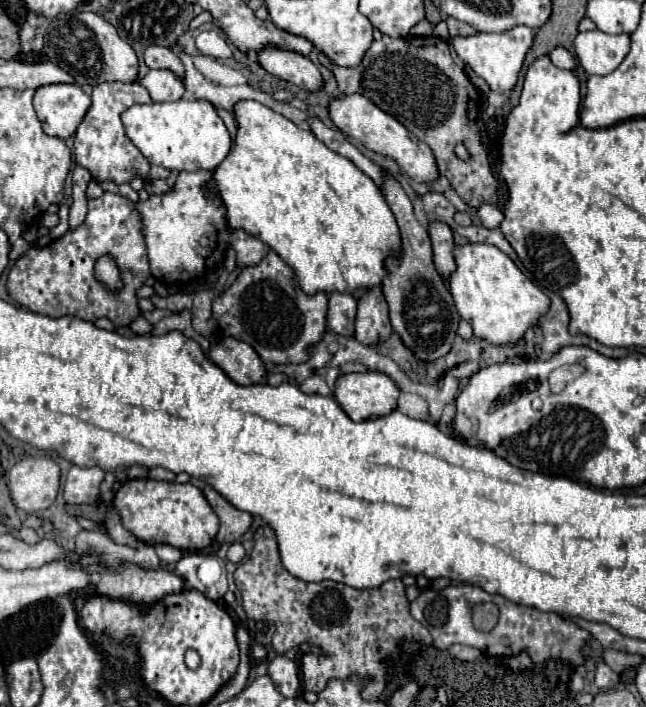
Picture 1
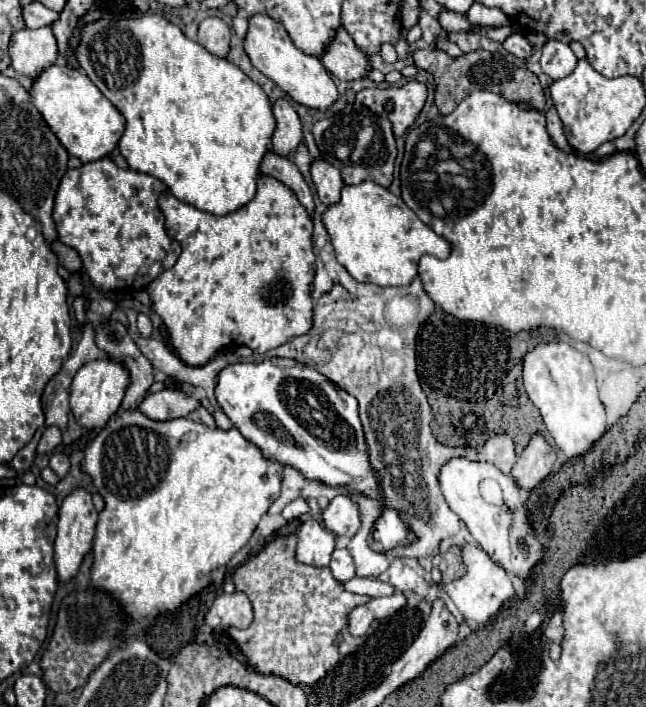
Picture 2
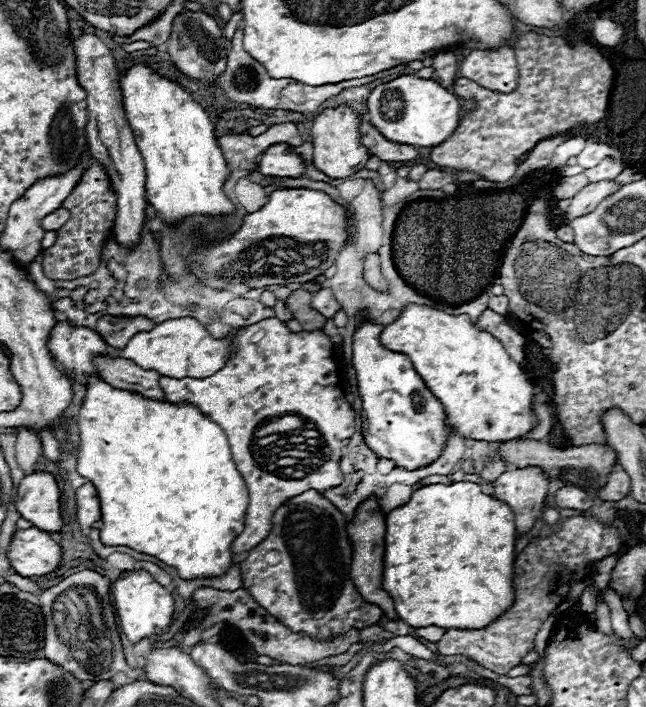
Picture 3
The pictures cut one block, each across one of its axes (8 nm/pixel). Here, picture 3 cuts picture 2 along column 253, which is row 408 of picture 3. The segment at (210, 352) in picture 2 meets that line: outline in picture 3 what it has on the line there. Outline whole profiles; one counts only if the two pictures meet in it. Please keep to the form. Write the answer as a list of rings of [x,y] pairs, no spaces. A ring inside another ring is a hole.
[[[266,318],[258,324],[242,328],[236,336],[236,348],[238,350],[234,358],[212,376],[198,380],[160,376],[160,388],[170,402],[188,400],[196,404],[202,414],[212,418],[228,436],[232,460],[242,474],[250,496],[246,526],[230,546],[234,554],[252,550],[256,544],[260,544],[260,540],[264,540],[264,536],[268,536],[272,530],[272,516],[286,500],[306,490],[324,494],[326,490],[340,486],[344,482],[344,474],[340,470],[342,448],[354,434],[354,412],[346,402],[338,382],[336,364],[332,358],[332,342],[322,330],[294,334],[278,318]],[[256,332],[262,332],[262,336],[256,338]],[[280,414],[296,414],[302,420],[310,420],[326,442],[328,454],[312,454],[314,470],[300,480],[278,478],[270,472],[258,470],[250,454],[250,444],[258,424]]]

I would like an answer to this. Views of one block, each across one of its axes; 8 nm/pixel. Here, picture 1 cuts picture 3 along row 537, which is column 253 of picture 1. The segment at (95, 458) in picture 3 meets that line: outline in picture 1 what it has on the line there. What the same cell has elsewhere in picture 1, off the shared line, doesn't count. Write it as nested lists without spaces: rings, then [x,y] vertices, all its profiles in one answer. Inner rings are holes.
[[[240,100],[240,102],[234,104],[232,112],[234,112],[234,118],[236,118],[234,144],[230,148],[230,154],[212,172],[212,178],[214,178],[216,188],[218,188],[218,194],[220,194],[222,202],[224,202],[224,206],[228,206],[226,210],[228,210],[230,226],[244,230],[250,236],[258,236],[258,240],[262,240],[274,252],[278,252],[278,256],[282,256],[282,260],[296,272],[296,280],[298,280],[300,288],[306,294],[316,294],[316,292],[346,292],[346,294],[358,296],[360,292],[366,292],[366,288],[378,286],[382,282],[382,278],[386,276],[386,272],[384,272],[384,258],[400,248],[400,236],[398,236],[396,220],[394,220],[394,216],[392,216],[392,212],[390,212],[390,208],[388,208],[380,188],[374,184],[374,180],[370,176],[366,176],[360,168],[356,168],[350,160],[346,160],[344,156],[336,154],[326,144],[322,144],[312,132],[298,128],[294,122],[290,122],[282,114],[276,114],[274,110],[262,106],[260,102]]]

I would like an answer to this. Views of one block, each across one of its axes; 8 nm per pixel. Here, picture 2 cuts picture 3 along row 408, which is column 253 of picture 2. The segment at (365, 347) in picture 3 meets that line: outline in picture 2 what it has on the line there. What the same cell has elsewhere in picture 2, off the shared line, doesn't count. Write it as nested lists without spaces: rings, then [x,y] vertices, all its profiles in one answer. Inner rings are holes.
[[[286,358],[230,364],[218,374],[216,400],[242,436],[256,444],[268,460],[292,466],[308,480],[344,486],[374,500],[382,498],[382,480],[374,474],[368,460],[356,398],[332,384],[316,368]],[[338,422],[340,426],[334,426]]]

